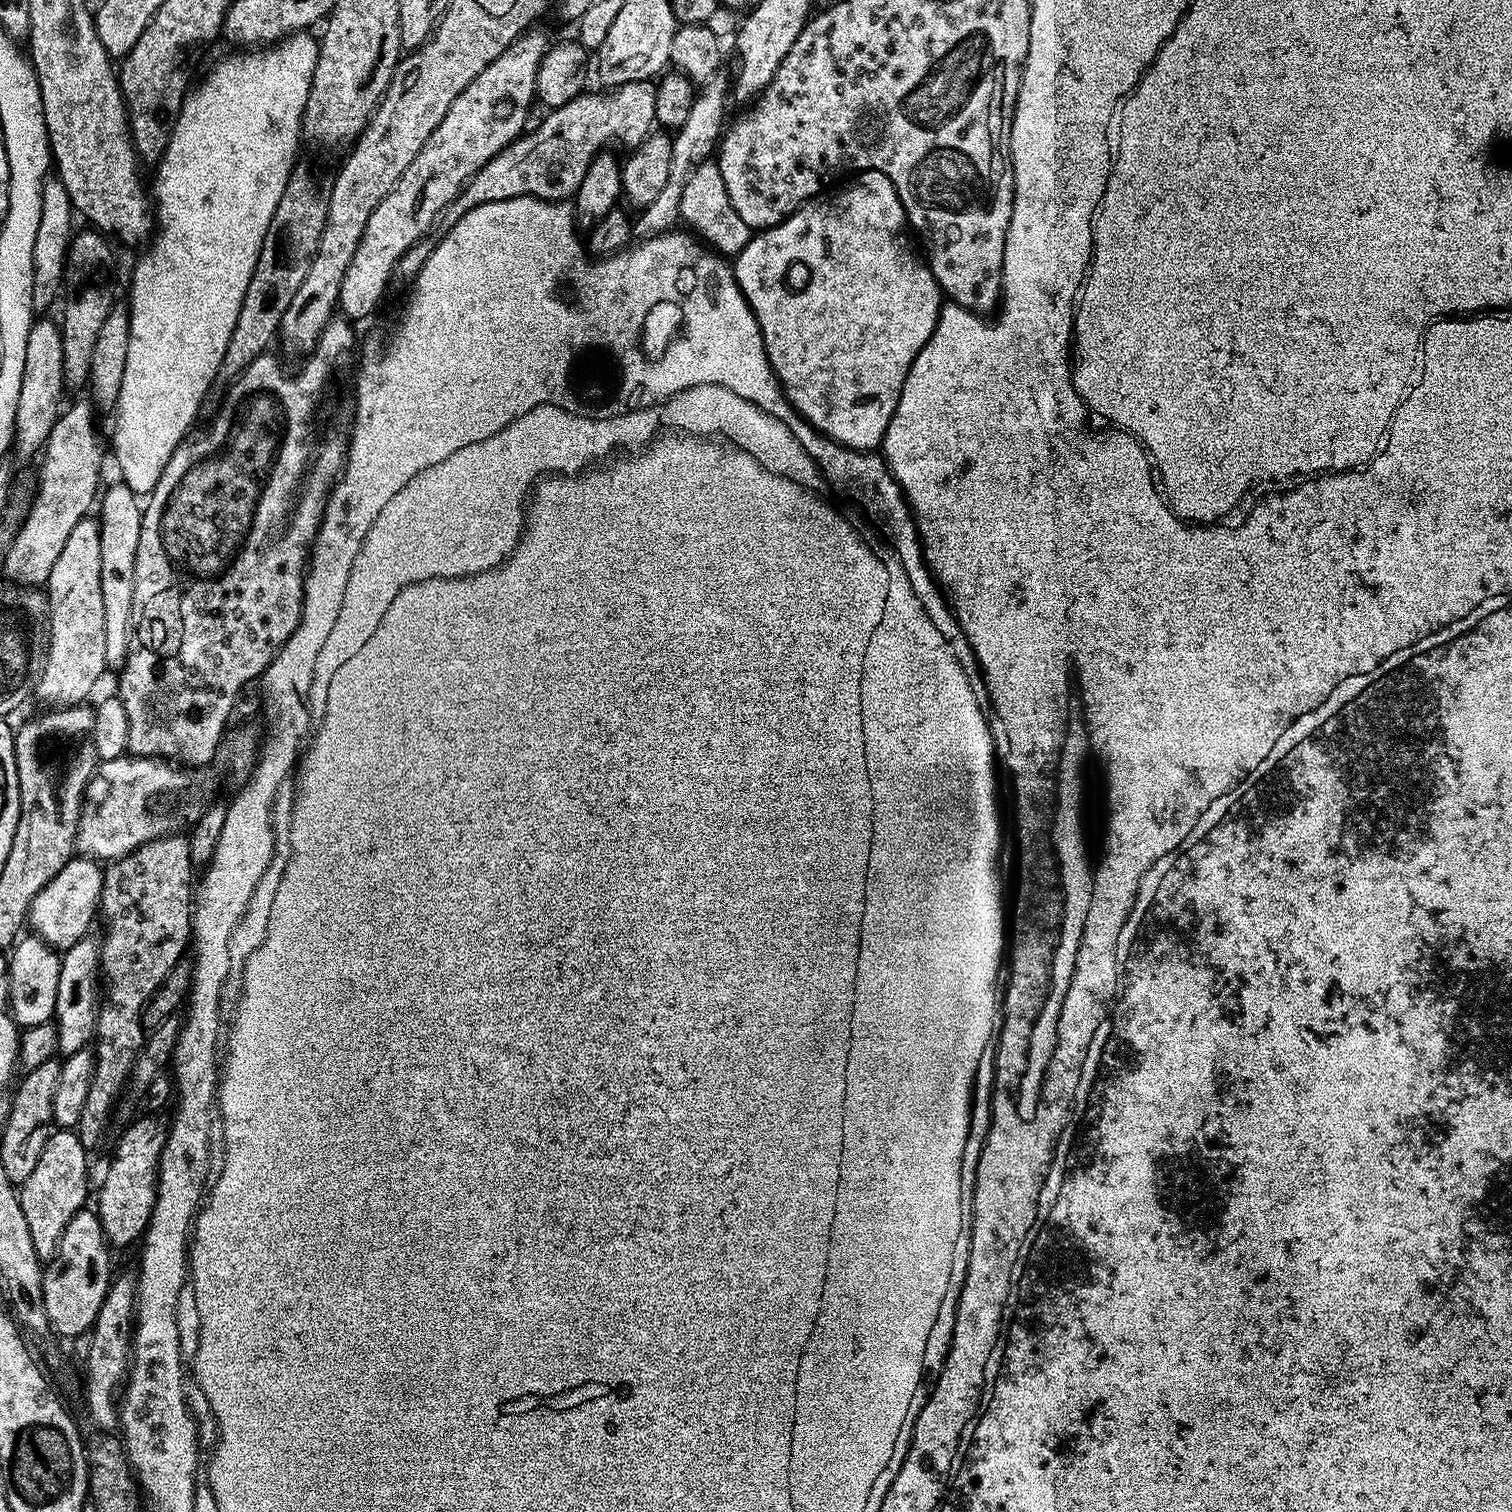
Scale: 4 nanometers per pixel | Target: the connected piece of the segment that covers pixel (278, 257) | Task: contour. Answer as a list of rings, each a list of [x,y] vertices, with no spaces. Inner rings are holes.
[[[304,162],[297,163],[288,175],[278,210],[274,210],[274,218],[270,218],[254,274],[250,274],[250,286],[246,286],[246,298],[242,298],[242,310],[238,314],[234,334],[230,334],[230,346],[226,346],[226,354],[216,375],[221,385],[231,384],[242,370],[246,370],[246,366],[250,366],[250,362],[254,362],[254,358],[269,351],[271,340],[273,343],[277,339],[282,314],[286,314],[286,306],[290,306],[294,294],[298,294],[298,286],[302,286],[306,270],[310,270],[312,255],[318,250],[327,213],[328,192],[320,189],[315,174]]]

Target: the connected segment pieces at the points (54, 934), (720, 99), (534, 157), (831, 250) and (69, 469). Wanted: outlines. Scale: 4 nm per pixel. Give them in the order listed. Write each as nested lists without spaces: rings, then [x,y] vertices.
[[[73,858],[34,898],[28,911],[27,923],[31,931],[57,950],[74,946],[74,942],[89,935],[92,919],[97,919],[104,881],[104,868],[97,861],[87,858]]]
[[[724,70],[717,72],[697,91],[694,106],[690,106],[690,114],[686,117],[686,122],[672,136],[673,158],[670,162],[670,174],[666,186],[649,205],[639,209],[634,220],[634,232],[637,237],[658,236],[662,232],[670,232],[677,227],[676,222],[681,219],[680,203],[683,188],[686,187],[697,165],[707,161],[717,151],[722,139],[722,129],[726,124],[724,115],[728,112],[728,100],[730,101],[730,76],[729,73],[727,76],[726,72]]]
[[[639,80],[633,84],[623,84],[621,88],[601,91],[601,96],[596,92],[590,92],[576,96],[565,105],[551,109],[547,113],[549,116],[533,132],[525,131],[517,136],[514,142],[507,144],[501,152],[494,154],[494,158],[490,158],[490,162],[486,162],[486,166],[482,166],[482,170],[478,170],[478,174],[469,178],[464,189],[446,205],[438,221],[439,231],[441,233],[450,231],[467,212],[490,202],[502,202],[523,196],[533,196],[539,200],[567,201],[569,198],[575,197],[590,162],[611,145],[608,144],[611,140],[617,140],[618,143],[625,144],[626,149],[632,150],[653,133],[656,124],[654,114],[656,85],[652,80]]]
[[[873,168],[855,173],[851,180],[852,185],[849,188],[840,188],[837,192],[829,191],[827,194],[814,196],[797,212],[786,217],[781,224],[757,231],[747,246],[734,256],[734,271],[740,292],[746,298],[760,327],[760,341],[764,343],[768,365],[772,367],[773,377],[780,383],[780,391],[784,393],[784,399],[789,401],[793,410],[802,419],[807,420],[829,440],[833,440],[843,448],[852,448],[856,452],[876,452],[884,443],[890,418],[894,418],[894,410],[898,410],[898,398],[902,394],[906,374],[910,374],[910,366],[914,358],[918,358],[922,346],[926,346],[930,334],[934,334],[942,293],[925,257],[921,255],[918,248],[916,253],[916,248],[912,245],[913,237],[910,235],[908,215],[904,213],[904,207],[898,198],[898,190],[894,190],[894,182],[890,182],[886,174]]]
[[[87,399],[78,400],[74,404],[70,405],[68,408],[65,407],[59,418],[54,422],[54,430],[50,430],[50,438],[47,444],[44,445],[44,450],[42,453],[42,460],[44,462],[40,466],[40,481],[36,484],[36,497],[33,495],[31,497],[30,503],[28,505],[28,512],[24,516],[24,520],[20,523],[20,528],[16,531],[16,537],[10,542],[10,546],[6,550],[6,554],[2,557],[2,564],[4,564],[4,572],[9,581],[13,584],[22,584],[25,586],[44,586],[47,585],[48,579],[50,578],[50,570],[54,570],[54,562],[58,562],[58,558],[62,554],[62,550],[66,546],[66,542],[70,539],[70,534],[74,531],[74,526],[78,526],[80,520],[85,519],[89,515],[88,512],[93,511],[94,505],[98,500],[98,489],[101,487],[100,484],[100,467],[104,464],[104,452],[106,456],[106,448],[100,445],[100,436],[96,433],[96,416],[97,413],[94,411],[93,405],[89,403]]]

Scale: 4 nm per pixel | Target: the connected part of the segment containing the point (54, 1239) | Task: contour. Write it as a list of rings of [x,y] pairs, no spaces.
[[[56,1130],[38,1158],[38,1166],[30,1173],[30,1178],[19,1185],[22,1214],[30,1226],[30,1238],[34,1241],[34,1250],[38,1250],[41,1262],[47,1262],[55,1256],[70,1218],[78,1214],[88,1200],[88,1156],[89,1149],[82,1146],[74,1130]]]

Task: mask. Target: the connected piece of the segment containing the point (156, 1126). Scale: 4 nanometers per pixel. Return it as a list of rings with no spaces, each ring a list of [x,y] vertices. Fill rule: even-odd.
[[[156,1114],[133,1119],[116,1144],[116,1153],[104,1172],[100,1197],[94,1200],[94,1211],[100,1220],[104,1238],[113,1249],[128,1248],[143,1237],[154,1210],[156,1179],[160,1173],[162,1150],[166,1146],[169,1125]],[[136,1240],[136,1241],[135,1241]]]

